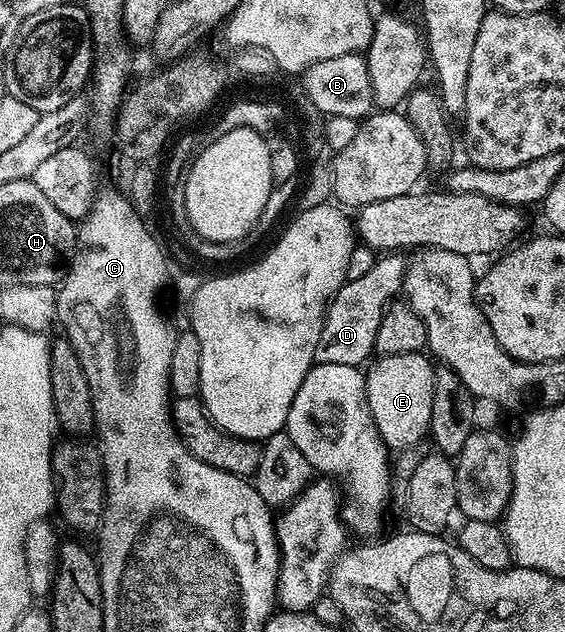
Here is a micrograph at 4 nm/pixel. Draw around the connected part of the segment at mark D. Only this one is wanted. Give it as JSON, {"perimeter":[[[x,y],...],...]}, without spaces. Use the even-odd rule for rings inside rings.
{"perimeter":[[[399,254],[380,255],[374,266],[362,278],[347,280],[339,287],[339,291],[331,297],[331,303],[327,306],[321,338],[317,338],[315,364],[363,366],[372,359],[377,326],[381,326],[381,320],[392,303],[390,300],[395,295],[400,295],[403,287],[407,260],[401,257]]]}

